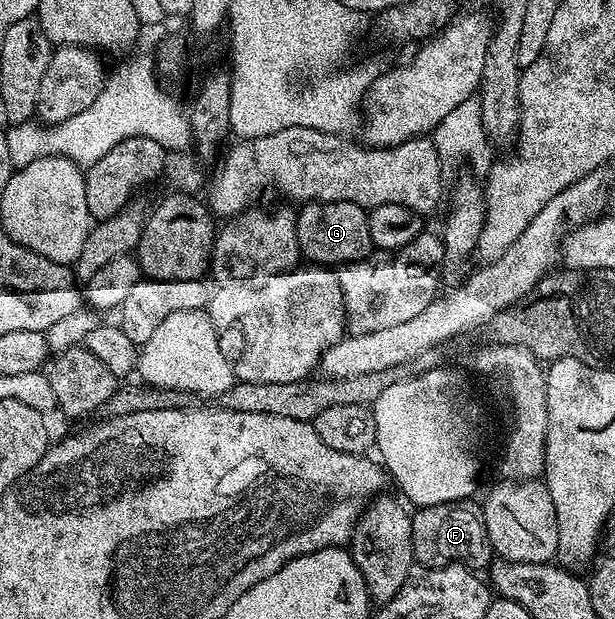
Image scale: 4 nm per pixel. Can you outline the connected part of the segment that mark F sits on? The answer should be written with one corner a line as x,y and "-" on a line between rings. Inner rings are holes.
476,500
452,501
446,505
427,505
412,514
411,547
413,559
426,569
442,569
444,565
464,565
474,571
488,570
495,554
489,542
485,514

